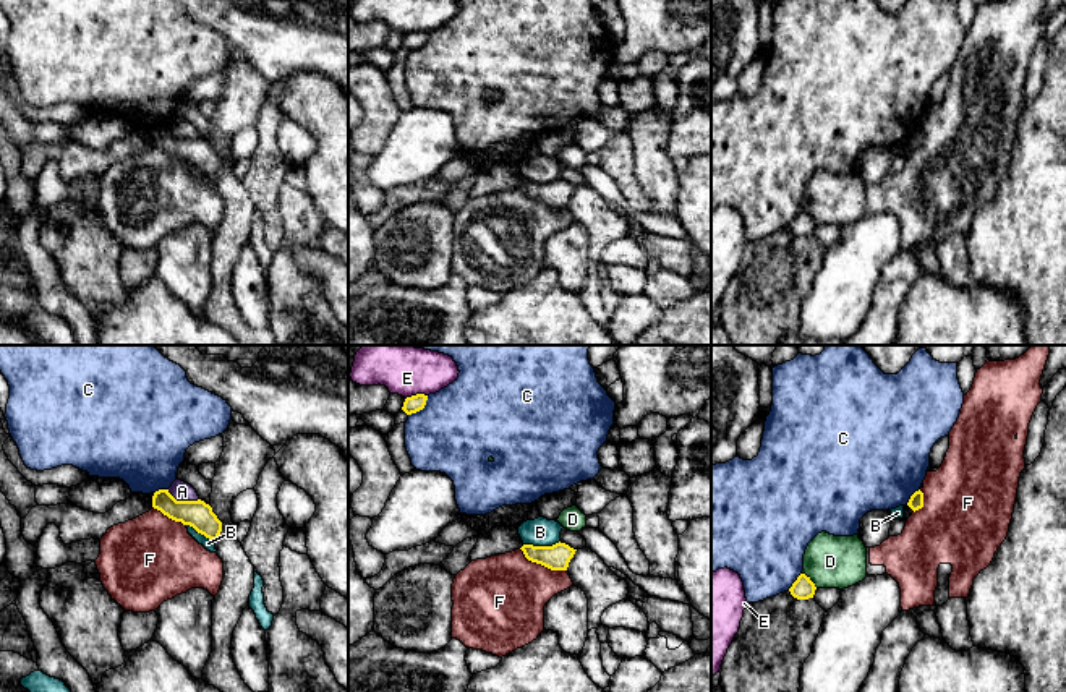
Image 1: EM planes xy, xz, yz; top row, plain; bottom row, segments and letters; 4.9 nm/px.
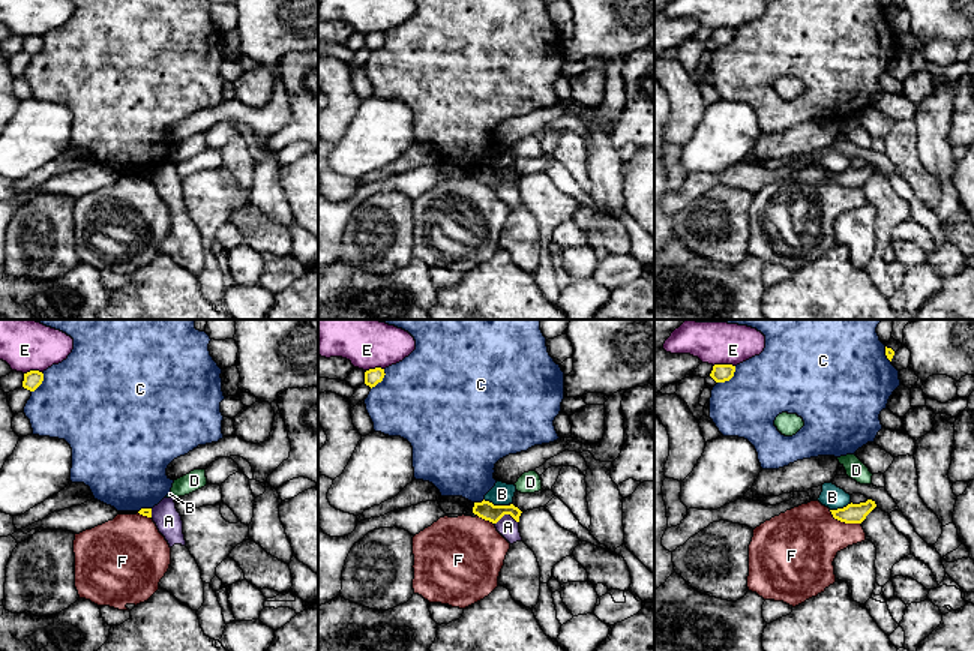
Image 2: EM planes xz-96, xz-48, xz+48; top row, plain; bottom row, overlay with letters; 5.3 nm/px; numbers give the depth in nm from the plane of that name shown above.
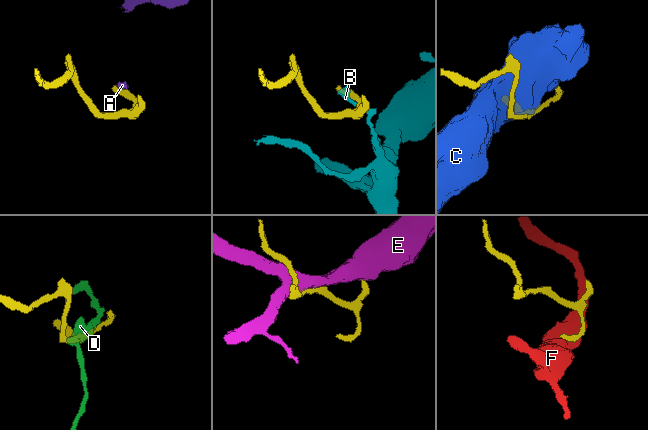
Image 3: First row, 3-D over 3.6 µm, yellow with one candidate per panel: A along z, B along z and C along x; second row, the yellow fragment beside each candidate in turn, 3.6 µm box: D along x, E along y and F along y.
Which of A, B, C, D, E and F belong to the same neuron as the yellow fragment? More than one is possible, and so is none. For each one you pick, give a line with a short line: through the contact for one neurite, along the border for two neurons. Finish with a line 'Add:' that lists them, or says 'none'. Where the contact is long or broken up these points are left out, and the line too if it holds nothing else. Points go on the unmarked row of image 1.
Add: none

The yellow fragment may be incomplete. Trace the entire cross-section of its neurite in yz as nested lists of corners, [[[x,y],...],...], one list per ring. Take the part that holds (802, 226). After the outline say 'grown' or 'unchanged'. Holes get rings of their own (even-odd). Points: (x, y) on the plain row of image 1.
[[[800,211],[789,225],[791,232],[797,237],[813,235],[815,227],[817,227],[815,220],[805,211]]] | unchanged

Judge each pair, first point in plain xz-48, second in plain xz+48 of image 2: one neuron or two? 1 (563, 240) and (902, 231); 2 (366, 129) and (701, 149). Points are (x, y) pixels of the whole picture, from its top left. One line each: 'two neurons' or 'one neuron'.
1: one neuron
2: one neuron

